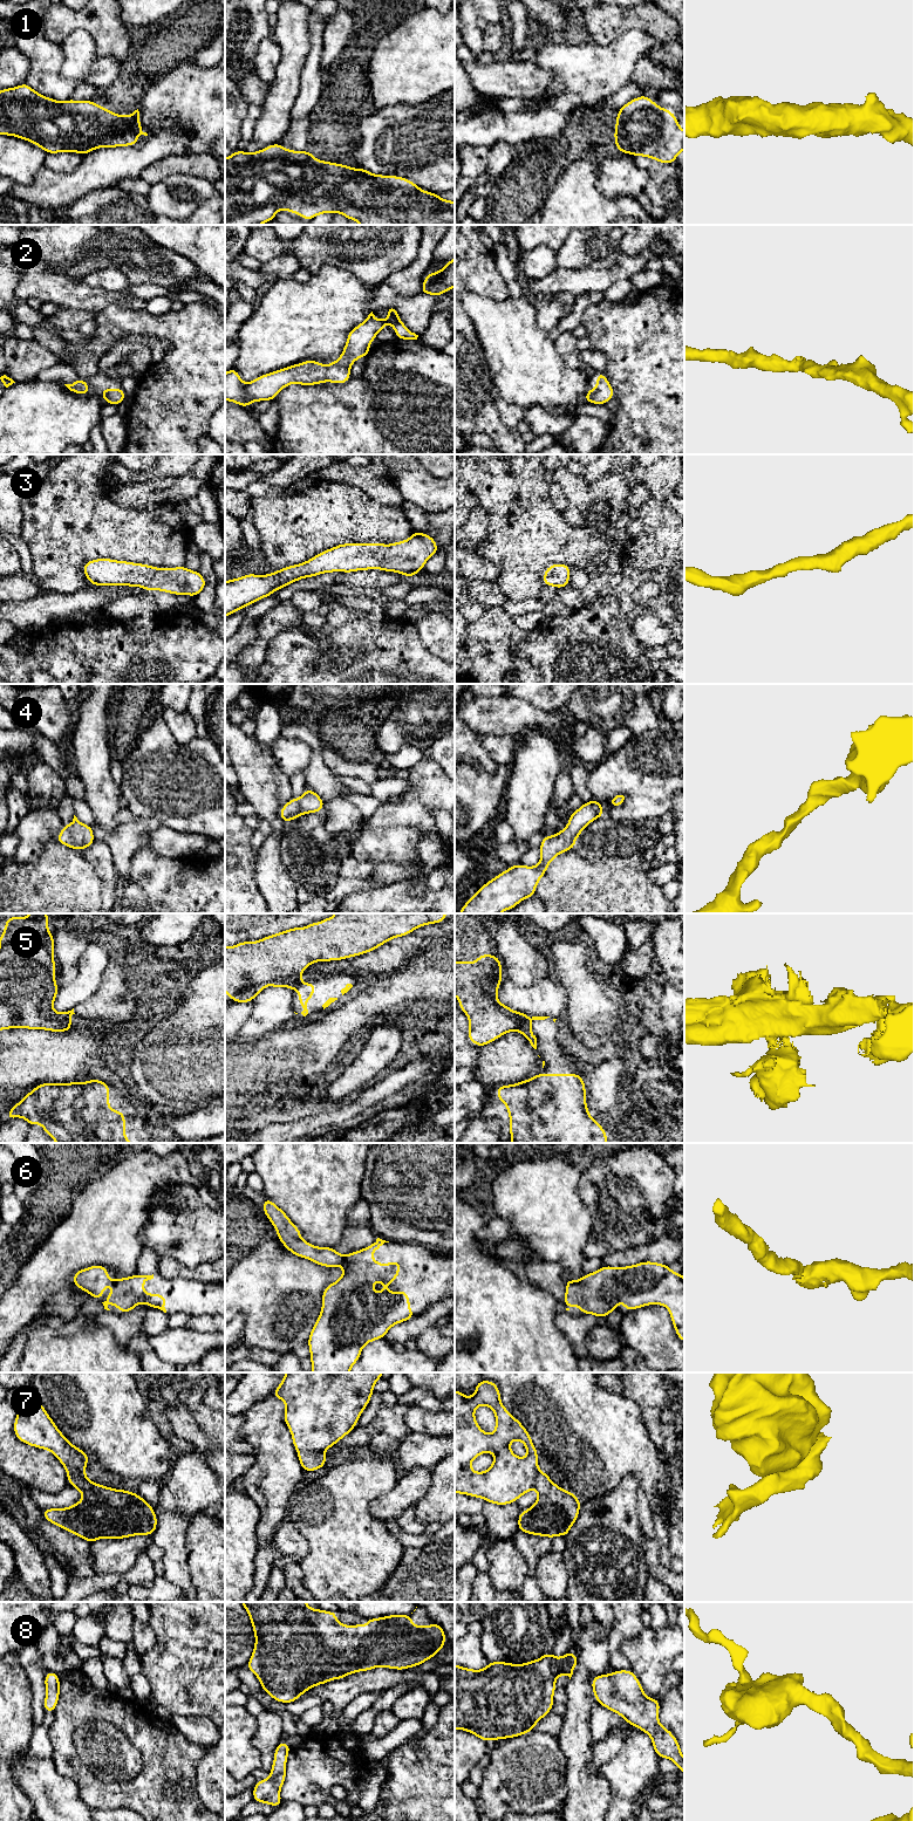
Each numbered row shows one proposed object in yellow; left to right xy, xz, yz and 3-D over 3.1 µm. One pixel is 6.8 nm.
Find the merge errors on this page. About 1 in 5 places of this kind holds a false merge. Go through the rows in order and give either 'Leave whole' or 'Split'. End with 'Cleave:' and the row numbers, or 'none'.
1: Leave whole
2: Leave whole
3: Leave whole
4: Leave whole
5: Split
6: Leave whole
7: Split
8: Leave whole
Cleave: 5, 7

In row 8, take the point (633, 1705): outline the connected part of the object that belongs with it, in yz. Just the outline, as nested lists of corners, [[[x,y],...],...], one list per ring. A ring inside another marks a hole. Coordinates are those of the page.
[[[618,1670],[595,1676],[593,1695],[599,1704],[646,1732],[659,1758],[670,1759],[684,1774],[684,1758],[674,1734],[659,1721],[660,1700],[648,1698],[633,1671]]]

